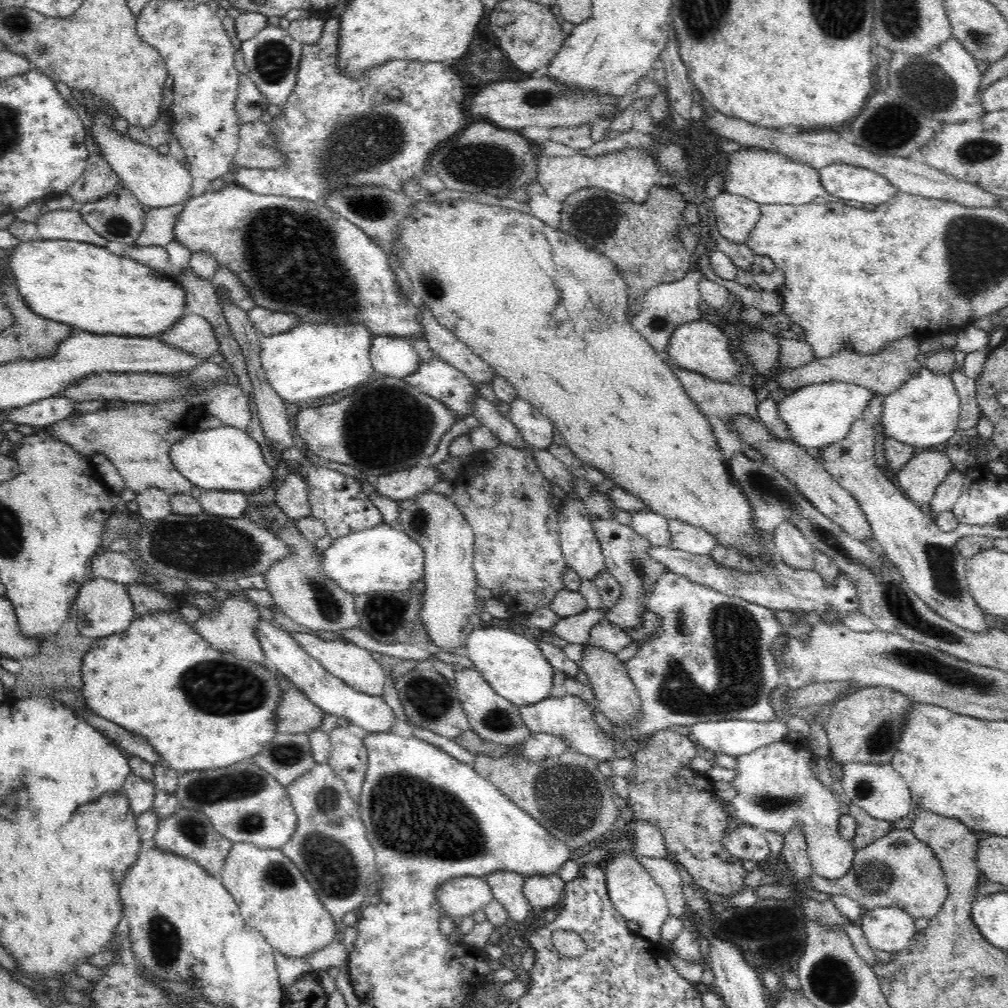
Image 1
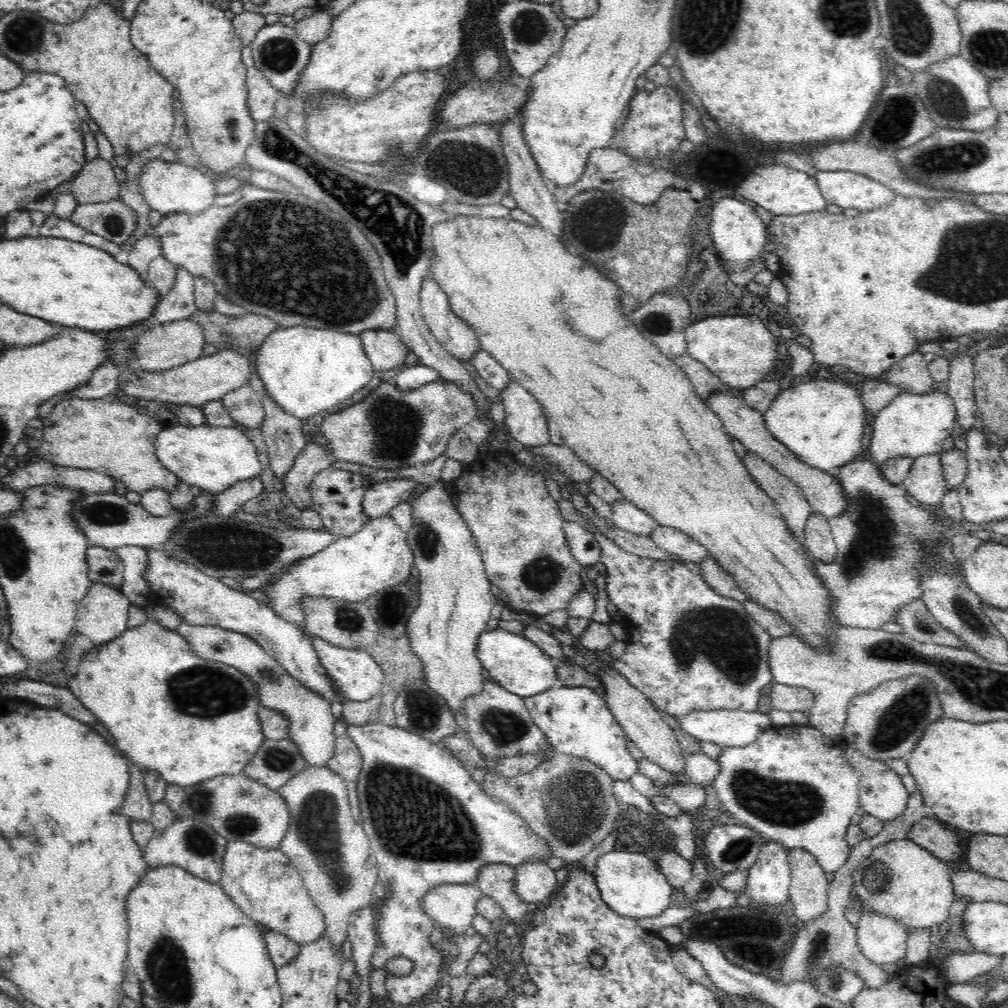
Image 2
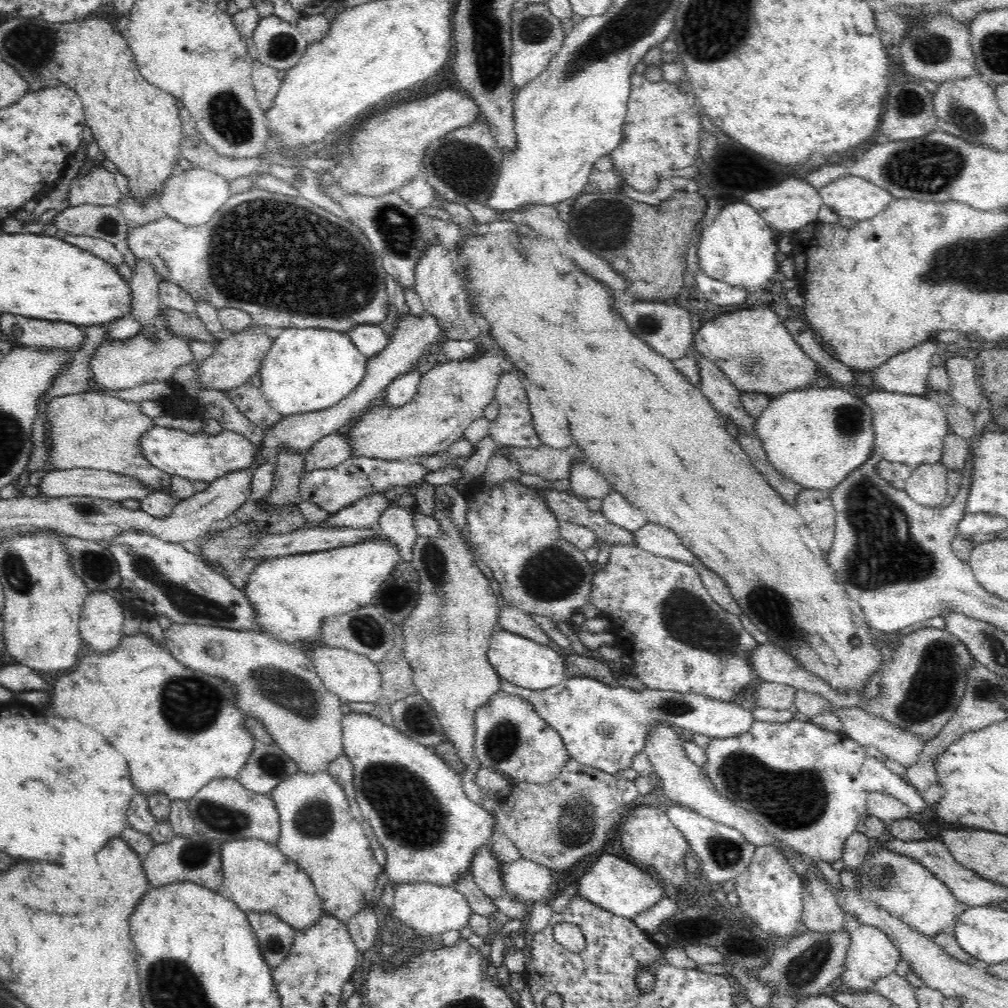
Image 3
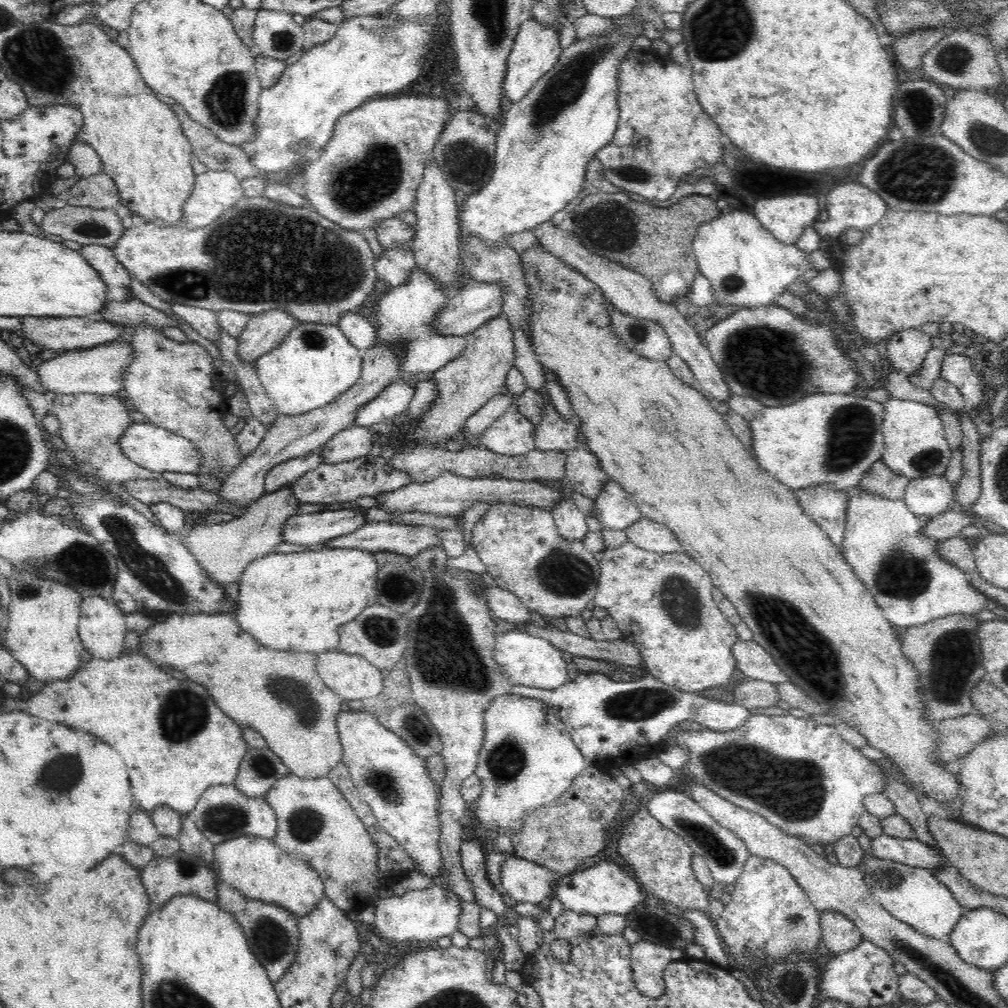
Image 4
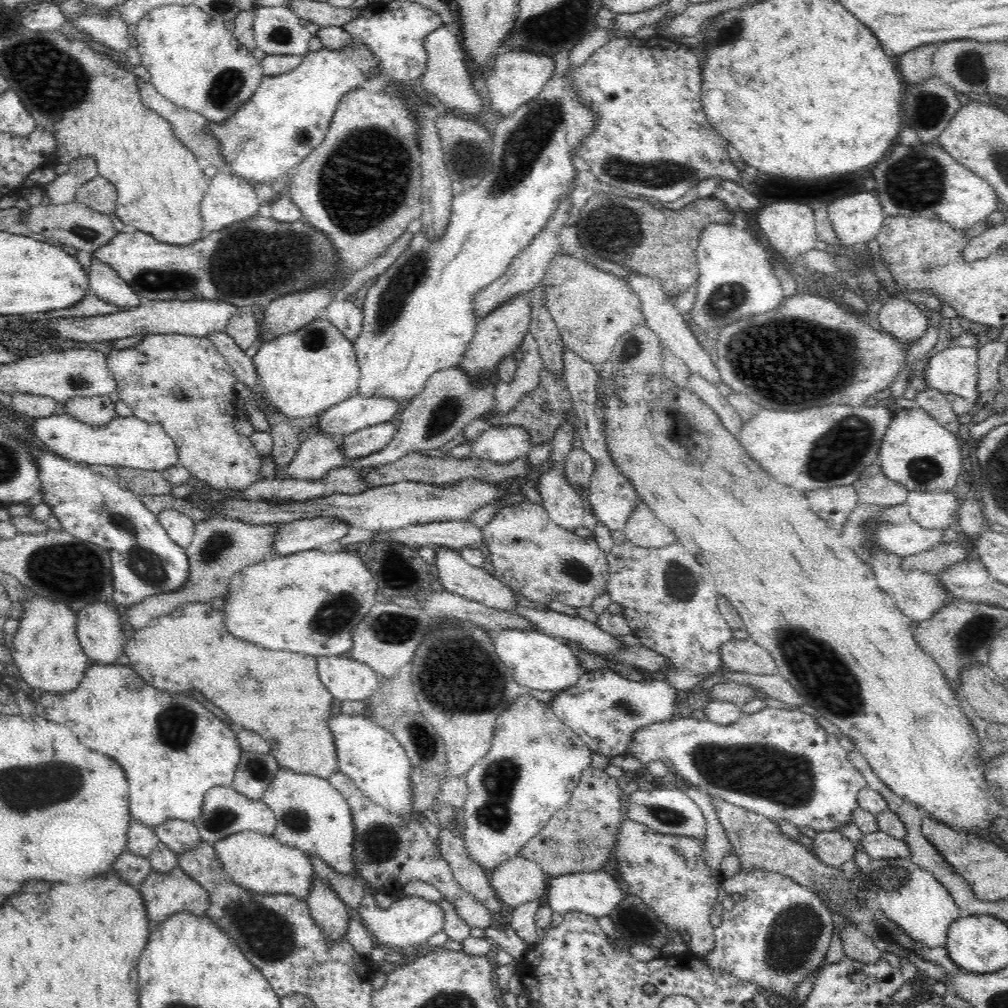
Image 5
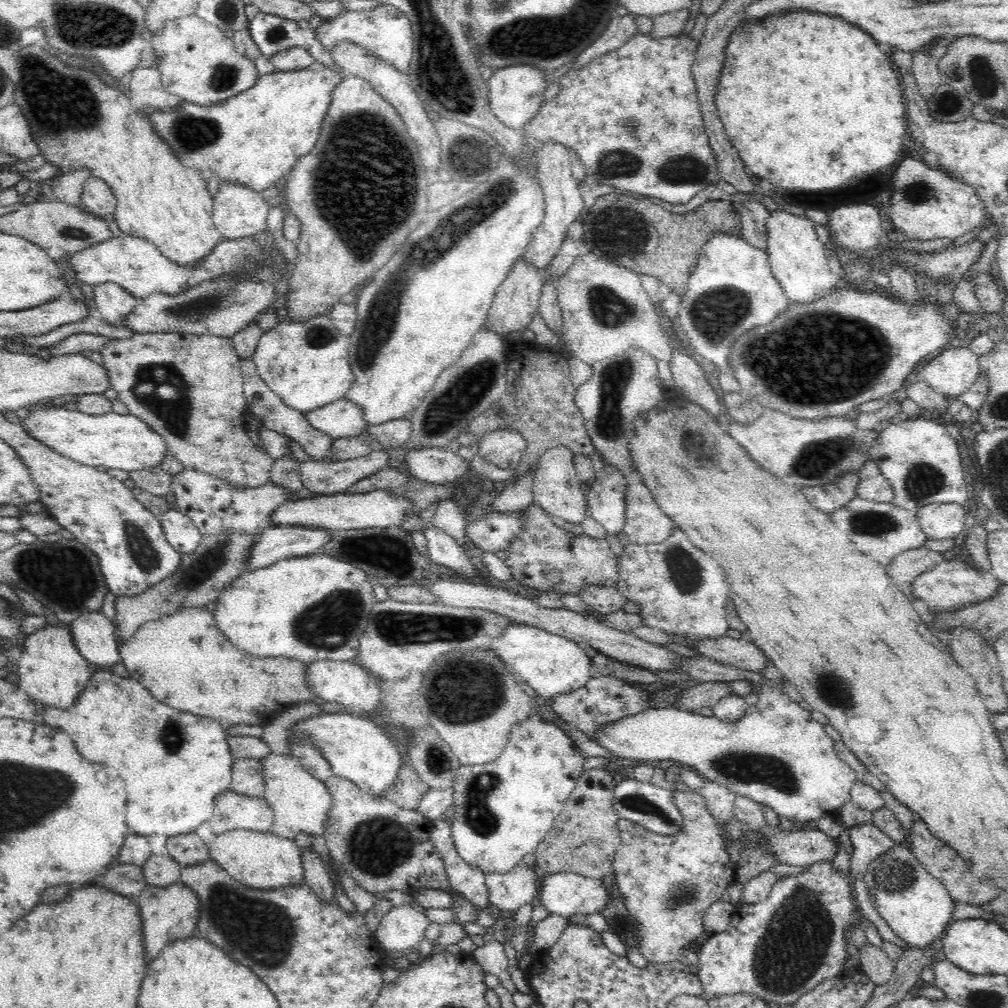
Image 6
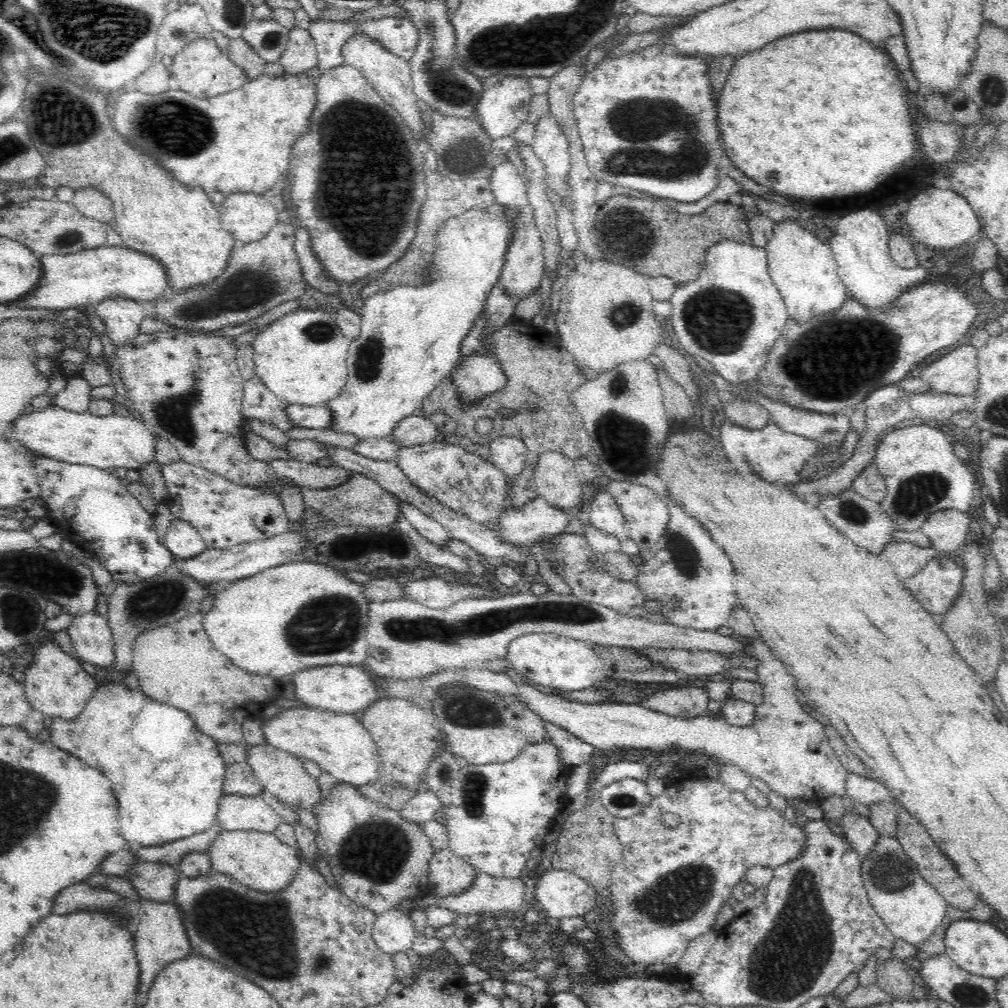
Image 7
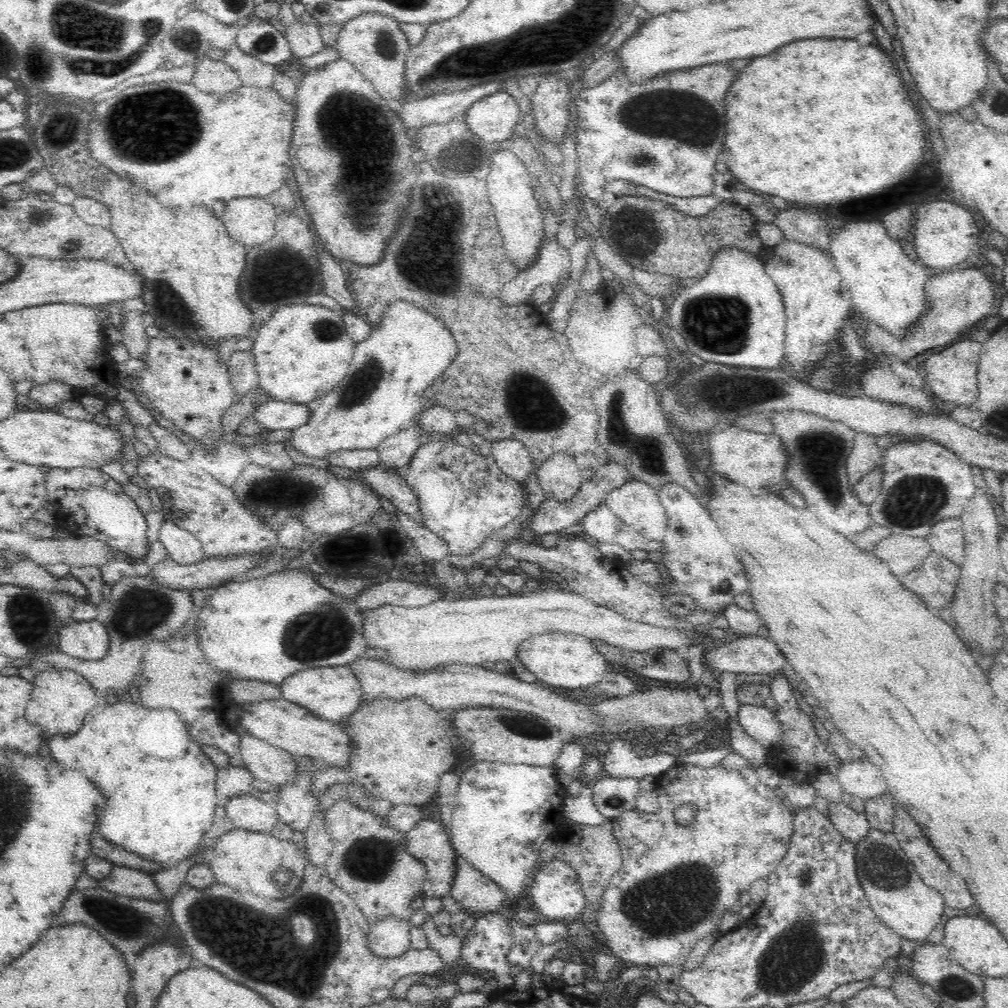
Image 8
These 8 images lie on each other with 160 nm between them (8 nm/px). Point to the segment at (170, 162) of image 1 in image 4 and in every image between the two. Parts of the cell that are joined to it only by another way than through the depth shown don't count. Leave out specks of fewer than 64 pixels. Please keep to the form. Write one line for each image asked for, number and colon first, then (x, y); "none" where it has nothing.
2: (169, 188)
3: (192, 197)
4: (215, 192)

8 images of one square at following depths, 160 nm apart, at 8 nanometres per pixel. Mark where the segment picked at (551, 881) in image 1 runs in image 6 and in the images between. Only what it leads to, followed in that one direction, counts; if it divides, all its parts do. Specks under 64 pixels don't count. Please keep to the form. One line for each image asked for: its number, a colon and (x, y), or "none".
2: (535, 881)
3: (526, 880)
4: (524, 881)
5: (517, 881)
6: (510, 891)

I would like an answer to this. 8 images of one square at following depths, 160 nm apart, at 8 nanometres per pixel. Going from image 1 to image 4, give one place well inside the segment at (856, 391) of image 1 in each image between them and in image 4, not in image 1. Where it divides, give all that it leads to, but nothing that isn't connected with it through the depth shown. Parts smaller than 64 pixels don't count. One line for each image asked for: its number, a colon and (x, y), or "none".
2: (822, 422)
3: (817, 437)
4: (833, 440)

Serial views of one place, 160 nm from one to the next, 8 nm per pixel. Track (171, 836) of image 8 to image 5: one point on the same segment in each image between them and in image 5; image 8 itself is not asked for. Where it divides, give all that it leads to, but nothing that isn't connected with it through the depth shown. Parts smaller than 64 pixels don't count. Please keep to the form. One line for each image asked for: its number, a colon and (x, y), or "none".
5: (173, 750)
6: (174, 764)
7: (129, 737)

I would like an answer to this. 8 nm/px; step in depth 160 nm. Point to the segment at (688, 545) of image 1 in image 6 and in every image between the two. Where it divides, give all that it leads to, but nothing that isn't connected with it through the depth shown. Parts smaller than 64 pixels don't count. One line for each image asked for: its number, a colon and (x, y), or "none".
2: (670, 540)
3: (659, 540)
4: (645, 533)
5: (643, 529)
6: (645, 523)

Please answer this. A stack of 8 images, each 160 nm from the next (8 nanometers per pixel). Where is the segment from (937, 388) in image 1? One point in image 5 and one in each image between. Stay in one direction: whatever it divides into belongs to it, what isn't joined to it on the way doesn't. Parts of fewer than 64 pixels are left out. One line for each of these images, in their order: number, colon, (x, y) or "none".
2: (915, 425)
3: (909, 429)
4: (915, 446)
5: (918, 452)

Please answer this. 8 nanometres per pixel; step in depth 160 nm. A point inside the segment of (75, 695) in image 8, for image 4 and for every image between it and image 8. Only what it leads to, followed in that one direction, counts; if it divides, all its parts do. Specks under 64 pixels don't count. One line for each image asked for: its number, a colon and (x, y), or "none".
4: (42, 633)
5: (46, 650)
6: (52, 671)
7: (56, 685)

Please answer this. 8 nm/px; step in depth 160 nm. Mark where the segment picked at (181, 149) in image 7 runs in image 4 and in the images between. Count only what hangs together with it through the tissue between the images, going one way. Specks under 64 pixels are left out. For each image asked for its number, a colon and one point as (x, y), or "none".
4: (374, 54)
5: (288, 116)
6: (253, 139)

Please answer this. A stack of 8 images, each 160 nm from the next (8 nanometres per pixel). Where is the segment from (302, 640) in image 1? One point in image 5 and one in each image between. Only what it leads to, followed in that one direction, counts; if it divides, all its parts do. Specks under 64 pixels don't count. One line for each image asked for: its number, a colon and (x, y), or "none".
2: (358, 677)
3: (353, 677)
4: (350, 676)
5: (347, 679)

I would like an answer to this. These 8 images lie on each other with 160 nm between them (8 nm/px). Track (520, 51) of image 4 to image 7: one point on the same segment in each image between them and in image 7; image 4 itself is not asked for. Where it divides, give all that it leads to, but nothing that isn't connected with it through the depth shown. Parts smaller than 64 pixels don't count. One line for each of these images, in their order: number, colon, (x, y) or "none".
5: (518, 76)
6: (516, 93)
7: (503, 107)

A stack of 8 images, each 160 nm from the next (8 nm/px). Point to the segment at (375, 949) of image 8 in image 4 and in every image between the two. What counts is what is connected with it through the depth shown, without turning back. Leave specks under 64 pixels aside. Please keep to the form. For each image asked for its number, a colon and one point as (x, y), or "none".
4: (426, 915)
5: (409, 922)
6: (403, 928)
7: (394, 931)

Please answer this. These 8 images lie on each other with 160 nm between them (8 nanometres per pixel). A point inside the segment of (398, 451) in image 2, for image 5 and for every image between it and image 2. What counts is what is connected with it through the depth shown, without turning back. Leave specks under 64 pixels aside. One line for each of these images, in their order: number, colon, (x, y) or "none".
3: (451, 396)
4: (464, 385)
5: (500, 333)

